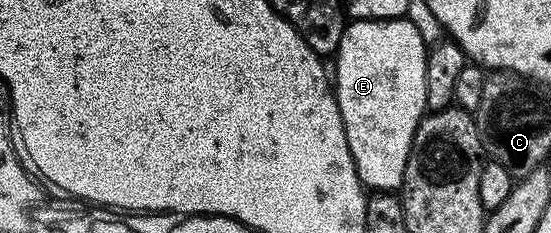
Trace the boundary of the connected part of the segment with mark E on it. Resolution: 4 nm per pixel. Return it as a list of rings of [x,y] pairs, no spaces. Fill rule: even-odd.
[[[406,16],[398,18],[388,18],[386,21],[351,21],[346,27],[344,36],[338,45],[338,52],[334,70],[332,66],[332,89],[338,100],[340,108],[340,116],[344,124],[344,132],[348,136],[348,148],[350,155],[354,161],[354,167],[358,173],[359,183],[363,187],[369,188],[374,192],[394,192],[399,189],[404,180],[404,172],[406,171],[406,161],[410,155],[410,145],[414,139],[416,128],[422,123],[426,109],[426,93],[424,92],[424,68],[426,67],[426,52],[428,46],[421,39],[420,32],[412,25]]]

